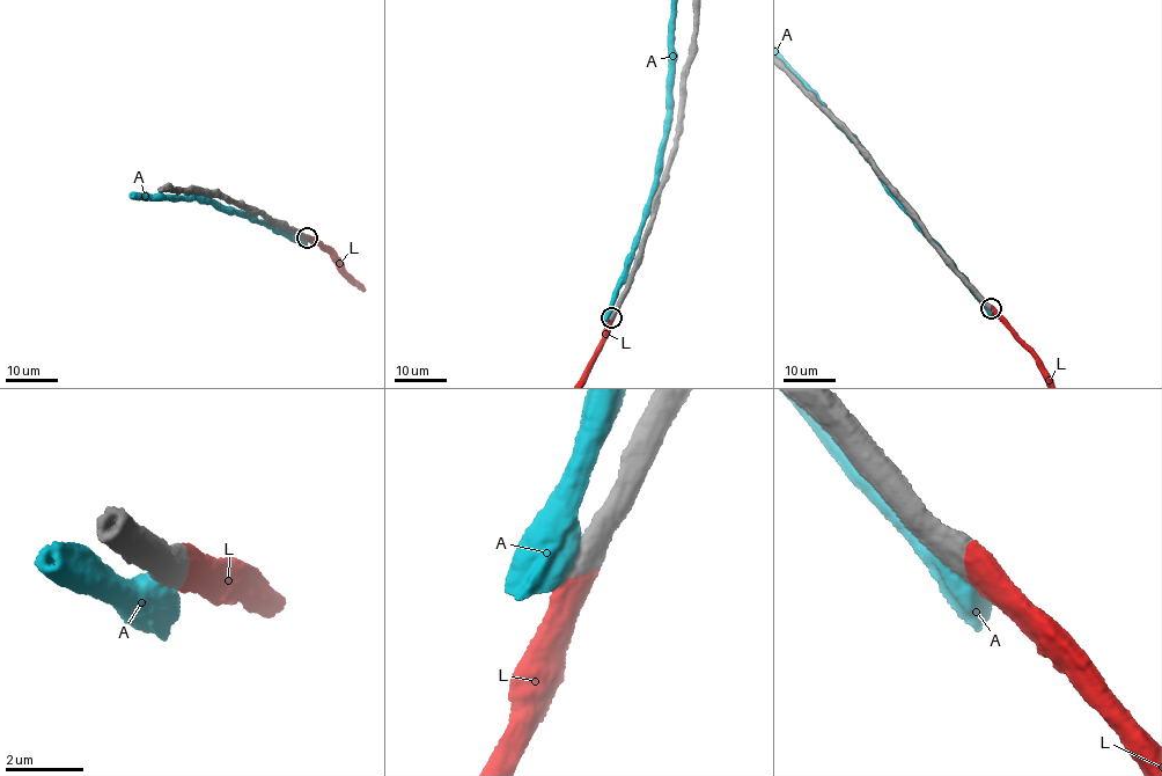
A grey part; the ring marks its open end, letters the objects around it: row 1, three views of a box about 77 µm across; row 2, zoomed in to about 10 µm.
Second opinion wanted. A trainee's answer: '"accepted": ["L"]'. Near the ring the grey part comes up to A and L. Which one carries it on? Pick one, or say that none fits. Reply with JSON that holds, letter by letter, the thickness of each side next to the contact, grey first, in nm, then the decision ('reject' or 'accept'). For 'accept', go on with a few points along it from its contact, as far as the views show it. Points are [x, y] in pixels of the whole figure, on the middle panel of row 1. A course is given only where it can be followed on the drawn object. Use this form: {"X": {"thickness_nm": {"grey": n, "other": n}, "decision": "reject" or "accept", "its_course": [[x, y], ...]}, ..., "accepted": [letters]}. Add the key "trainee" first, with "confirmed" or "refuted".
{"trainee": "confirmed", "A": {"thickness_nm": {"grey": 650, "other": 750}, "decision": "reject"}, "L": {"thickness_nm": {"grey": 650, "other": 650}, "decision": "accept"}, "accepted": ["L"]}

